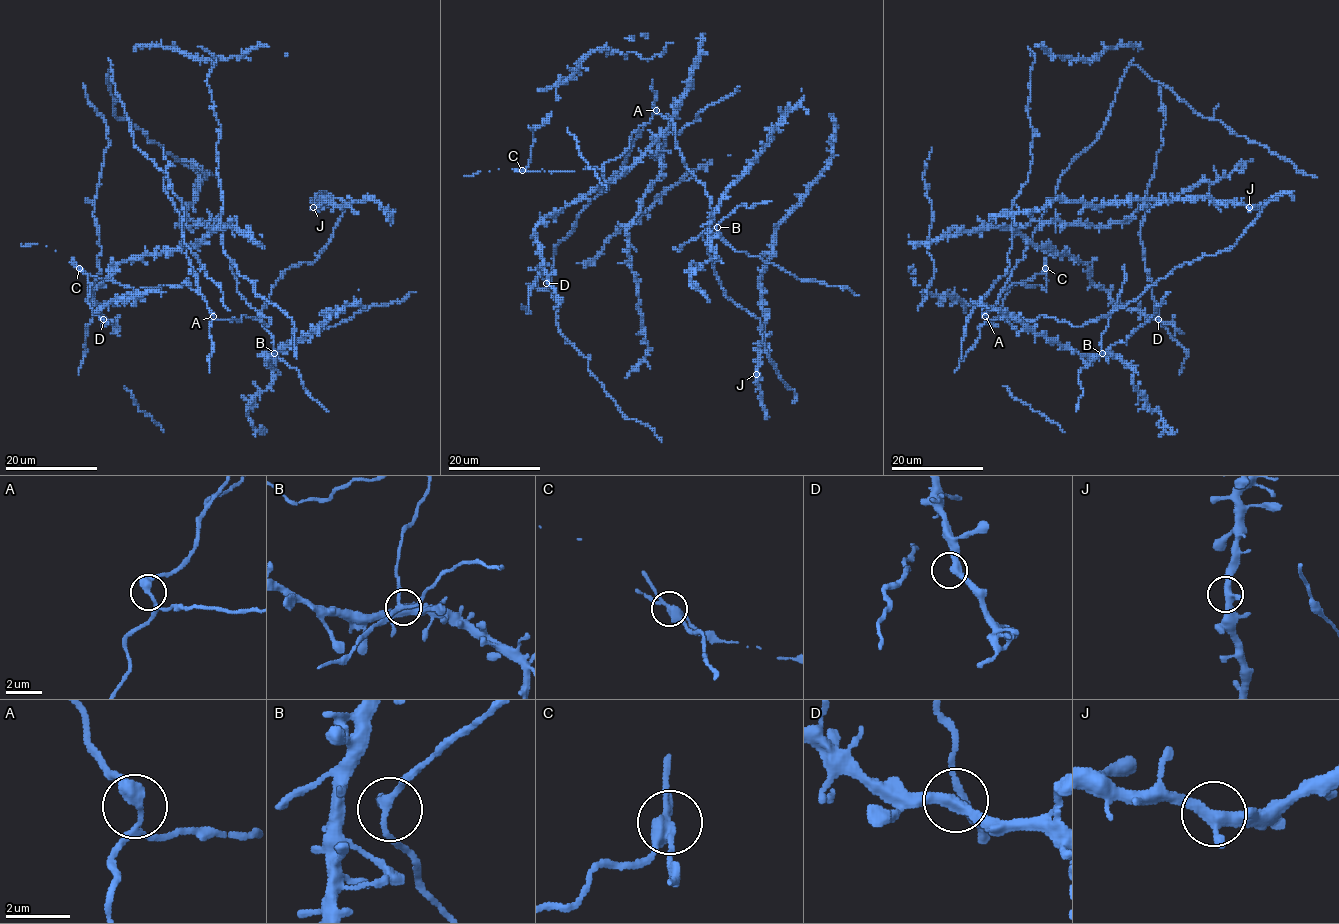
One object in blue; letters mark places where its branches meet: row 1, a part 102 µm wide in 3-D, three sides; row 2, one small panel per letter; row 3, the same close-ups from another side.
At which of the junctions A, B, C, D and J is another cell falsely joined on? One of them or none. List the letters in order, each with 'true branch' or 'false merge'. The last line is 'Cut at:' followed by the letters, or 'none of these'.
A: true branch
B: true branch
C: false merge
D: true branch
J: true branch
Cut at: C

